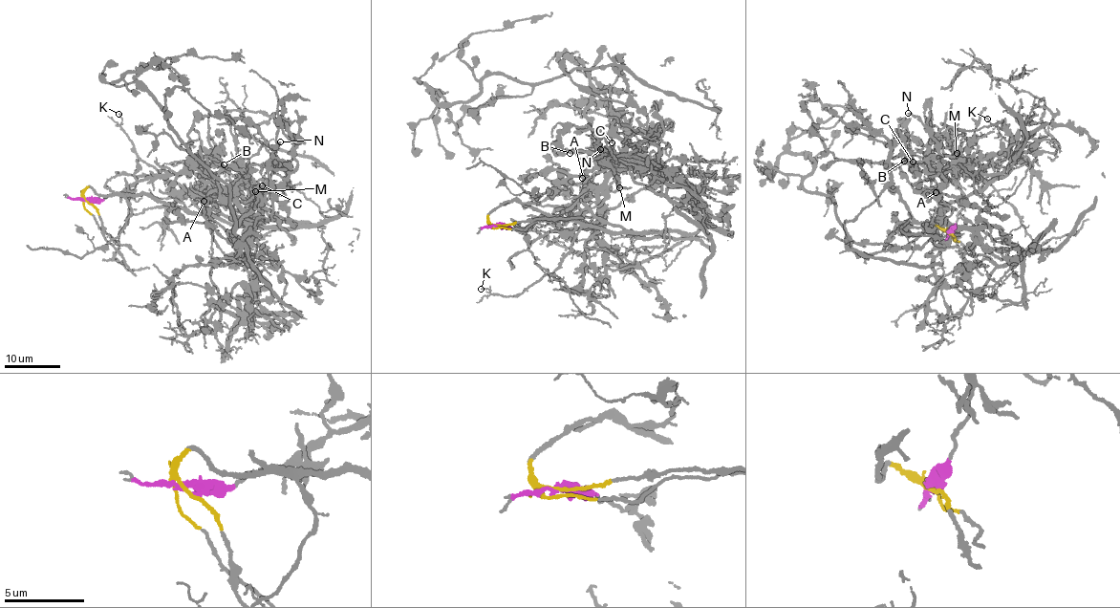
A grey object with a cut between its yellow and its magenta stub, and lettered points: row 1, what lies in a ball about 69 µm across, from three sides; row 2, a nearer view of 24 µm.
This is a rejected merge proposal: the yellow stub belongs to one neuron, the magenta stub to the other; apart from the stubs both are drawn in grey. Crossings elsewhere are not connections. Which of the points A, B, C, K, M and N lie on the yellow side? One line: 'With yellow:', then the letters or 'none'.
With yellow: K

